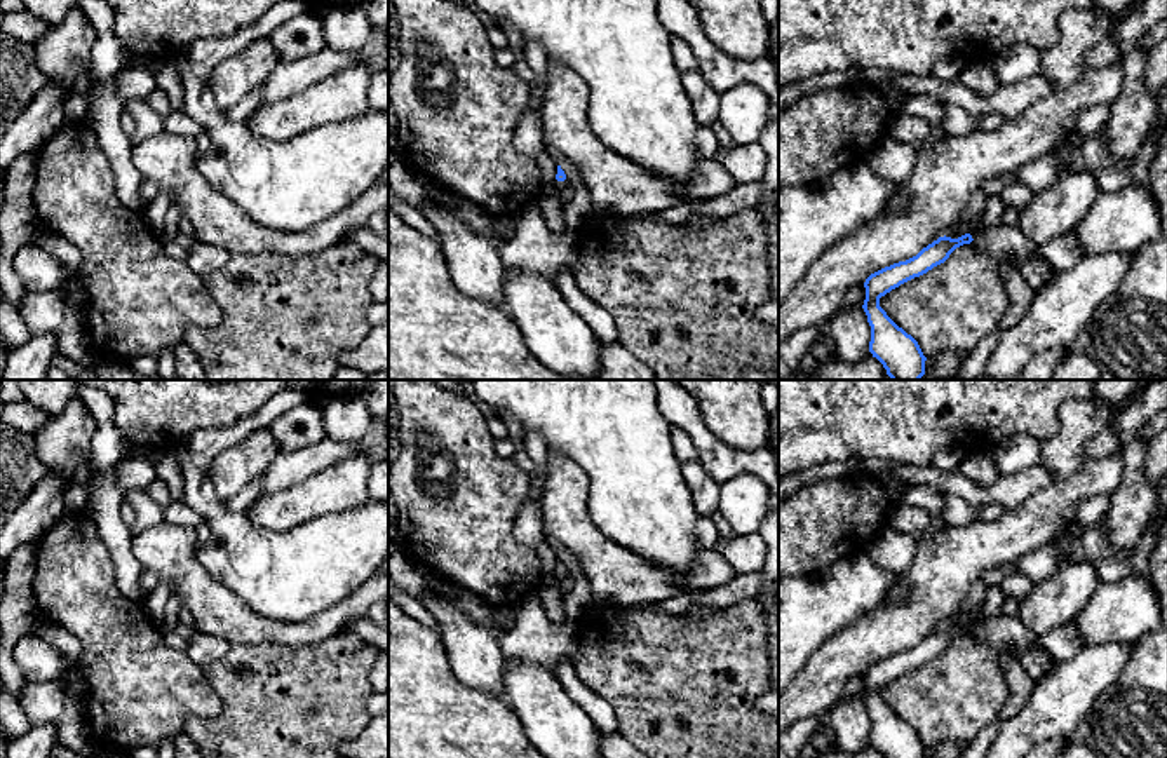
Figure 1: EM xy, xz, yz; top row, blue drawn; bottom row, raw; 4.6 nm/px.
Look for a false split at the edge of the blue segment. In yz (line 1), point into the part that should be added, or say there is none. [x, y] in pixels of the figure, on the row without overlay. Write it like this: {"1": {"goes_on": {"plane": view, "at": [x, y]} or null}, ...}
{"1": {"goes_on": {"plane": "yz", "at": [974, 619]}}}

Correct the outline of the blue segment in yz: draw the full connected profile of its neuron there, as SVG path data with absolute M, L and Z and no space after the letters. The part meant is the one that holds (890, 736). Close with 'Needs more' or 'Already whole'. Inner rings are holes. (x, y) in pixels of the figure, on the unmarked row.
M975 610L965 626L958 629L939 627L916 646L885 657L866 669L866 690L862 699L871 716L869 742L883 758L925 758L927 748L918 732L899 718L880 697L880 688L944 653L956 638L970 634L979 622L981 610Z. Needs more

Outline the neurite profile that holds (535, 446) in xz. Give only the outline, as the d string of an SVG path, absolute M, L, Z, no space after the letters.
M524 430L523 448L538 469L538 474L542 477L542 491L543 491L543 481L545 481L545 474L547 474L547 460L550 455L545 437L536 430Z

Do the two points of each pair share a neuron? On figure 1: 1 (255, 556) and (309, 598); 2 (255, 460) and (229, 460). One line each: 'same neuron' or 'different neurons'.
1: same neuron
2: same neuron

